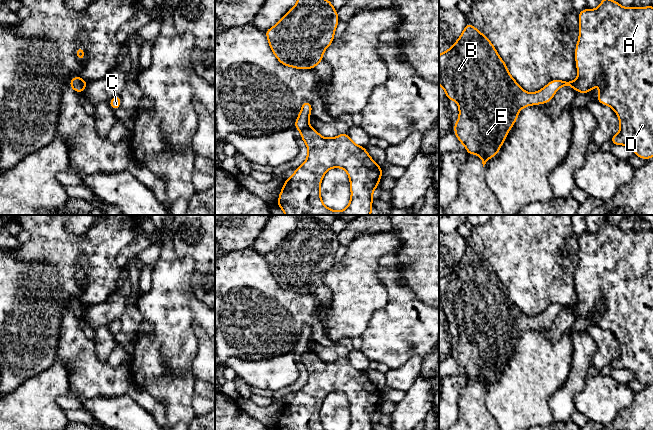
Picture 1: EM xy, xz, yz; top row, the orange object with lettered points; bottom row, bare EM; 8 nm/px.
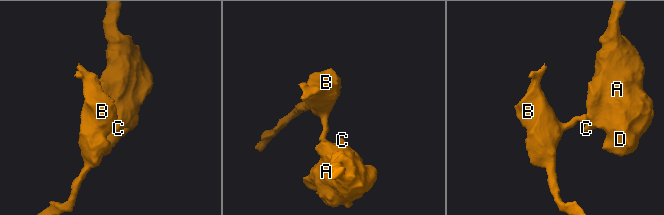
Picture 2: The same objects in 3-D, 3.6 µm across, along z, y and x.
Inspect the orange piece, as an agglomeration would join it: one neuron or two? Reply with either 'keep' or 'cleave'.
cleave

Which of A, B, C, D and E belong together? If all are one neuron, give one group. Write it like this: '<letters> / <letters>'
A C D / B E

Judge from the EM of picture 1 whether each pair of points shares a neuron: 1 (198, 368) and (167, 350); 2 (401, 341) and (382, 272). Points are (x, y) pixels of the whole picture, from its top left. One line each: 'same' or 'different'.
1: different
2: same

